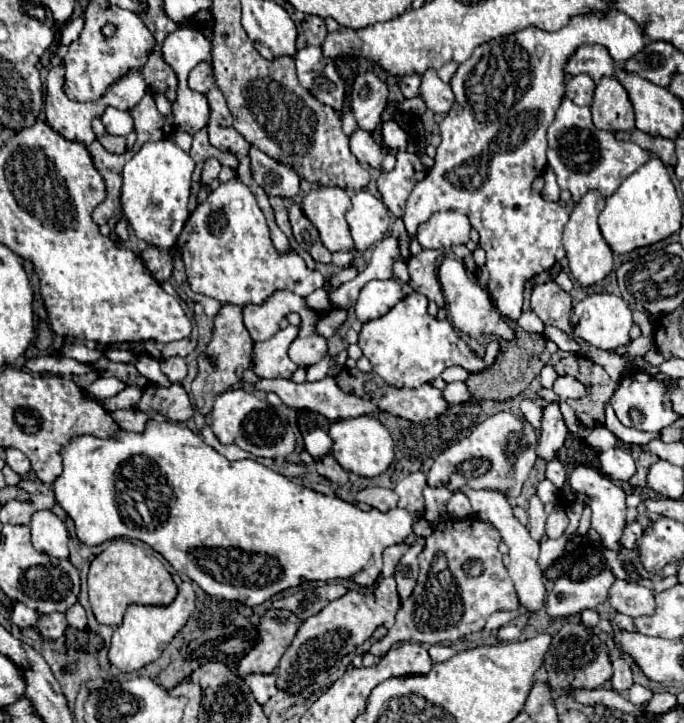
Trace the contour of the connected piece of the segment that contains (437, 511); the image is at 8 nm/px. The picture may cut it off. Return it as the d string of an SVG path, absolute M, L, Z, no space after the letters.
M425 487L423 489L425 495L425 511L423 511L423 519L433 523L441 513L445 513L445 505L449 501L449 497L453 495L451 491L447 491L447 487L439 487L439 489L431 489Z

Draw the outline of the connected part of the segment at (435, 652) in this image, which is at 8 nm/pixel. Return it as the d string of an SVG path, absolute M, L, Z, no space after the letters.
M433 645L431 649L429 649L429 657L431 657L431 661L433 663L441 663L441 661L447 661L449 657L453 657L457 651L455 649L451 649L451 647L447 647L447 645Z

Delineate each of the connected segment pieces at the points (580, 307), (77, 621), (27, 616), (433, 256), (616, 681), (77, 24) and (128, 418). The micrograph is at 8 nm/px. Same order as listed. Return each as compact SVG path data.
M595 293L595 295L587 295L583 301L579 301L573 307L571 327L581 339L589 341L591 345L605 349L605 351L613 351L631 341L629 329L633 327L633 317L631 317L631 309L621 297L611 295L611 293Z
M75 603L73 607L67 609L67 623L73 629L87 629L87 617L85 617L85 609L81 607L81 603Z
M17 603L13 613L11 613L11 621L19 627L19 629L25 629L25 627L35 627L37 621L39 621L39 613L35 609L29 609L27 605L23 603Z
M423 249L419 255L411 257L409 261L409 273L411 273L411 287L413 291L425 295L429 301L435 301L441 309L443 295L441 285L437 279L437 259L441 255L440 250Z
M615 659L613 661L613 677L611 677L611 687L615 691L623 691L629 689L633 685L633 677L631 677L631 669L625 663L625 659Z
M83 17L67 21L65 25L59 27L59 43L61 45L71 45L81 35L81 29L83 29Z
M119 409L113 413L113 419L119 423L123 431L137 431L137 433L141 433L151 421L151 417L139 409Z

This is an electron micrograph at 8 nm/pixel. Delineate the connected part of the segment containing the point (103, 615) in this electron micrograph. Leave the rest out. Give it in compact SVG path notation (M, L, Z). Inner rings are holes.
M113 539L111 545L99 553L89 569L89 601L99 623L117 627L123 619L125 609L131 603L137 605L169 605L177 595L177 585L171 573L154 555L155 551L147 544L133 539Z

